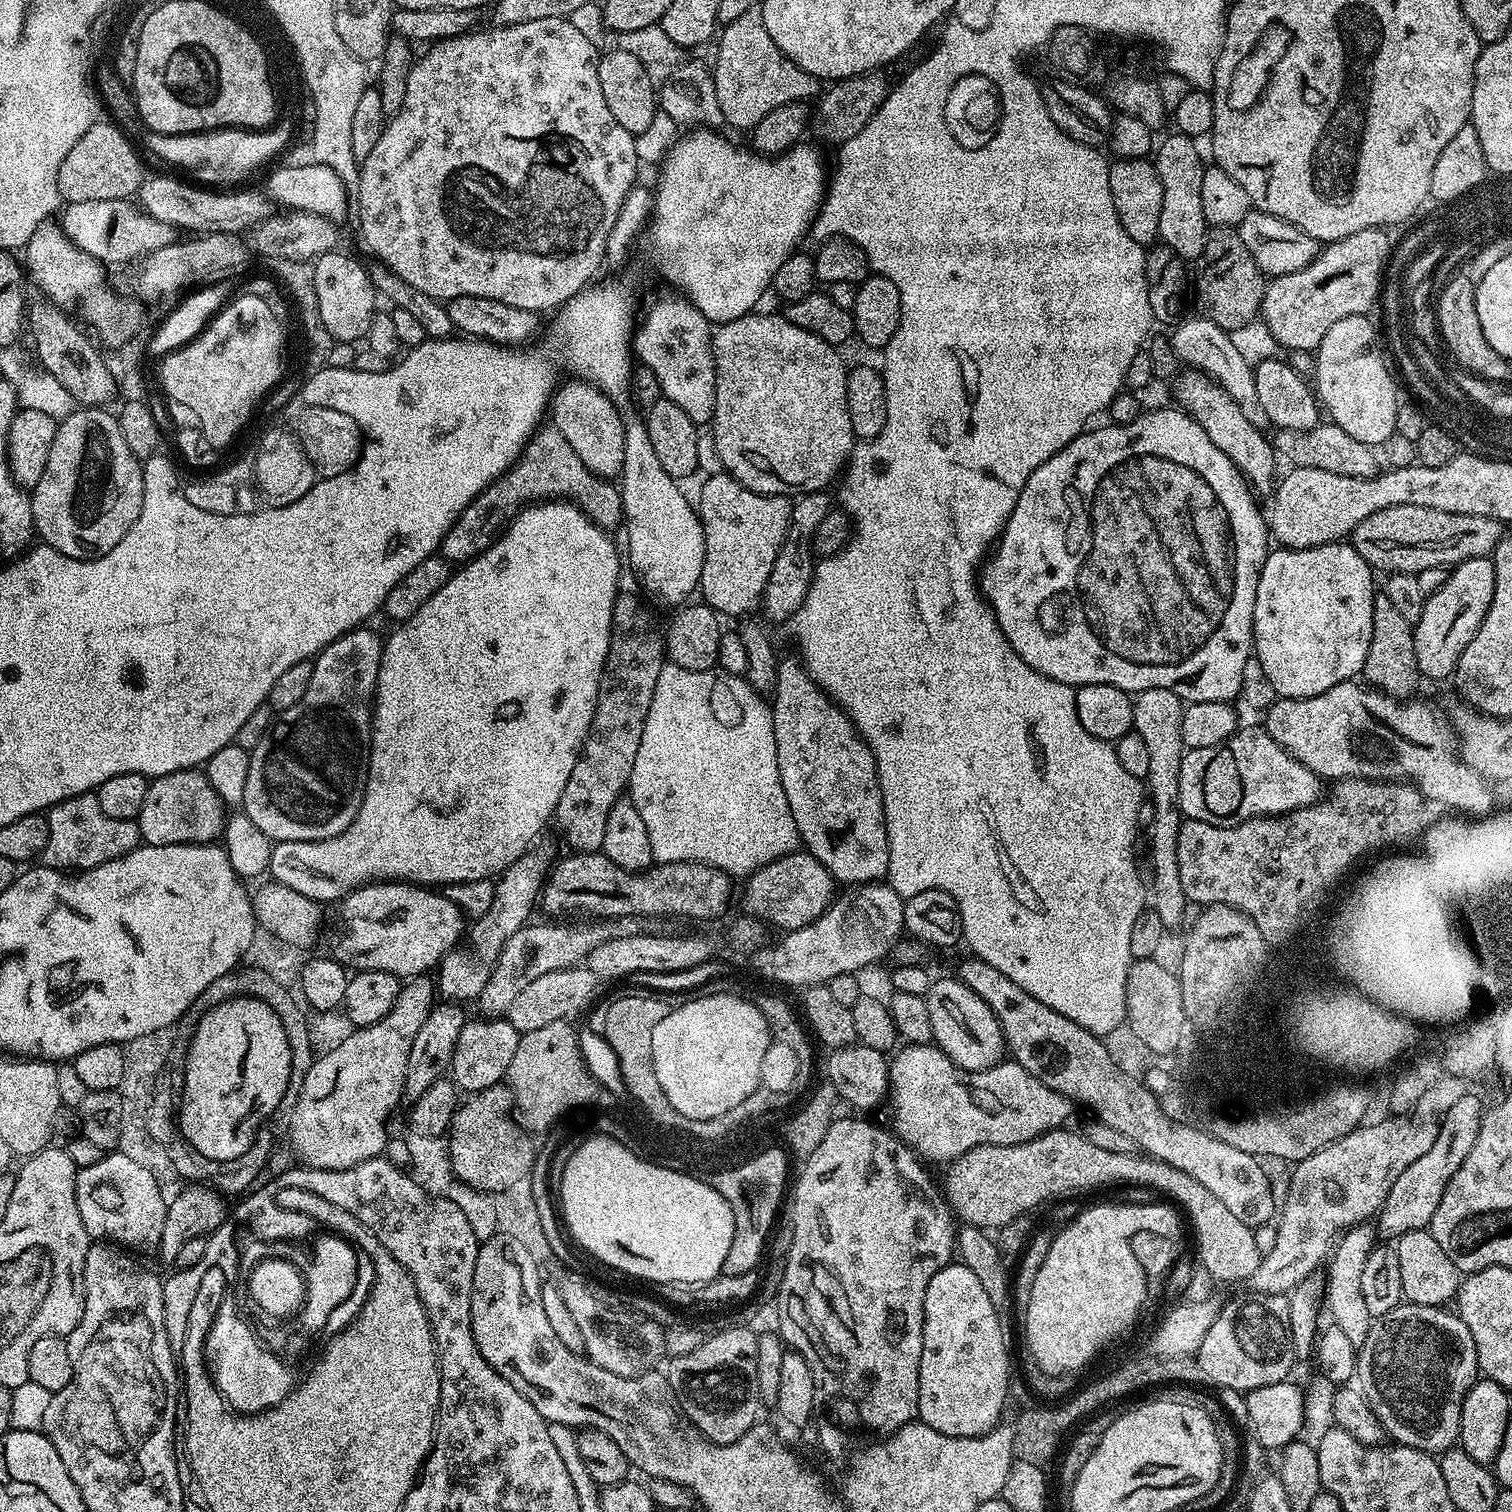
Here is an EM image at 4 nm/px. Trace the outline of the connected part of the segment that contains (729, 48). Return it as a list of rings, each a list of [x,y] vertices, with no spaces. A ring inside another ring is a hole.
[[[759,7],[746,10],[746,14],[734,18],[734,22],[723,25],[719,40],[712,76],[725,125],[733,124],[736,128],[751,130],[777,106],[808,102],[812,95],[817,95],[816,77],[806,74],[806,70],[790,62],[790,58],[774,46],[774,38],[770,38],[766,30]]]

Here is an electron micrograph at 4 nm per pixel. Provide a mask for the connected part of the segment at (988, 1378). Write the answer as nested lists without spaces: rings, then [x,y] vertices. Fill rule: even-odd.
[[[949,1262],[945,1268],[938,1270],[934,1278],[930,1278],[930,1286],[926,1286],[926,1302],[924,1303],[924,1333],[922,1334],[922,1366],[920,1367],[920,1389],[918,1390],[919,1419],[934,1430],[947,1436],[981,1436],[1001,1423],[1004,1403],[1008,1400],[1008,1344],[1004,1341],[1004,1328],[1000,1325],[1001,1313],[997,1312],[994,1302],[990,1302],[990,1294],[982,1290],[982,1282],[962,1262]]]

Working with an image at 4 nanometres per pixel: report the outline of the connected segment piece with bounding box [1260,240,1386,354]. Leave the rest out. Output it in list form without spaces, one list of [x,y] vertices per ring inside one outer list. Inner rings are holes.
[[[1338,240],[1331,241],[1327,246],[1321,247],[1316,257],[1302,270],[1285,276],[1274,276],[1267,281],[1264,300],[1260,304],[1260,316],[1281,349],[1315,353],[1316,347],[1322,342],[1322,338],[1326,338],[1326,333],[1330,326],[1334,326],[1334,322],[1371,313],[1372,304],[1374,308],[1377,303],[1386,266],[1352,266],[1350,252],[1336,250],[1342,250],[1338,248]]]

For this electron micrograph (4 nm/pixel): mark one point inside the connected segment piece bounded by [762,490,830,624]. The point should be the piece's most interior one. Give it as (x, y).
(789, 582)

